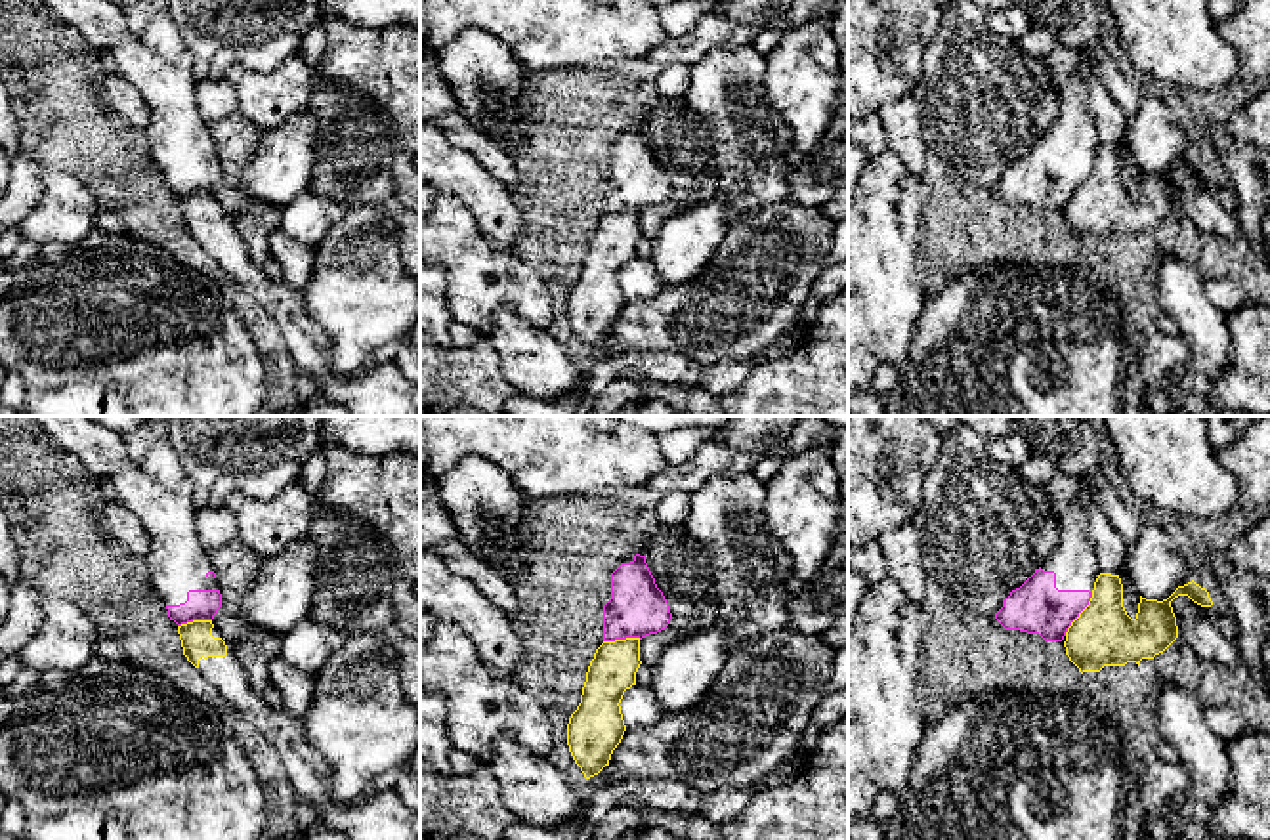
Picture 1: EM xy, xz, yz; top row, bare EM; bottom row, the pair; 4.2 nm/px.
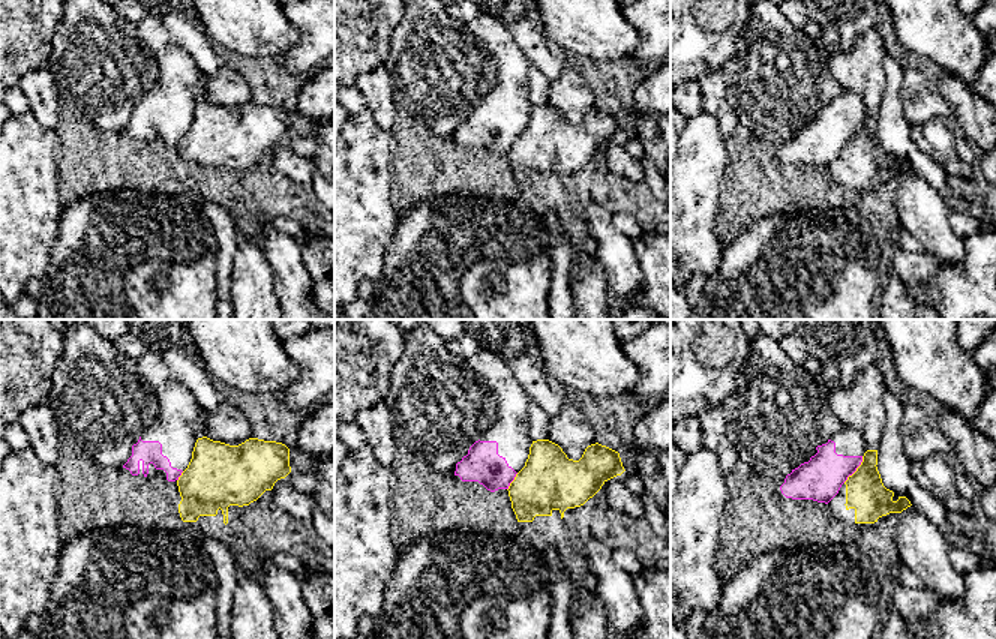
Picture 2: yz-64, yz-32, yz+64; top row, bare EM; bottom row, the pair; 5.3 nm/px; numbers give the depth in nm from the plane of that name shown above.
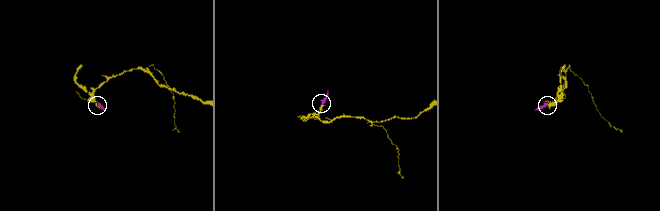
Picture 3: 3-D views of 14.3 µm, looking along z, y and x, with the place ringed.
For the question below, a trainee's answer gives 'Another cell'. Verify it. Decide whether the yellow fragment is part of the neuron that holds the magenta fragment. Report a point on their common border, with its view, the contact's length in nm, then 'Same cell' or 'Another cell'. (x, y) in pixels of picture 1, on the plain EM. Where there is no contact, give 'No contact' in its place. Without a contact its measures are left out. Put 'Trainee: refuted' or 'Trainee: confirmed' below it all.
Touches magenta at yz (1079, 184). Shared border 220 nm. Another cell
Trainee: confirmed

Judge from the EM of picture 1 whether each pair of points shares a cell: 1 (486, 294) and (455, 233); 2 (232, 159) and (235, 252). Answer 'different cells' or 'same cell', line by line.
1: same cell
2: different cells

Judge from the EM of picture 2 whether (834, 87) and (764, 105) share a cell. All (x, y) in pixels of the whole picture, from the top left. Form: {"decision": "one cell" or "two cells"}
{"decision": "one cell"}

